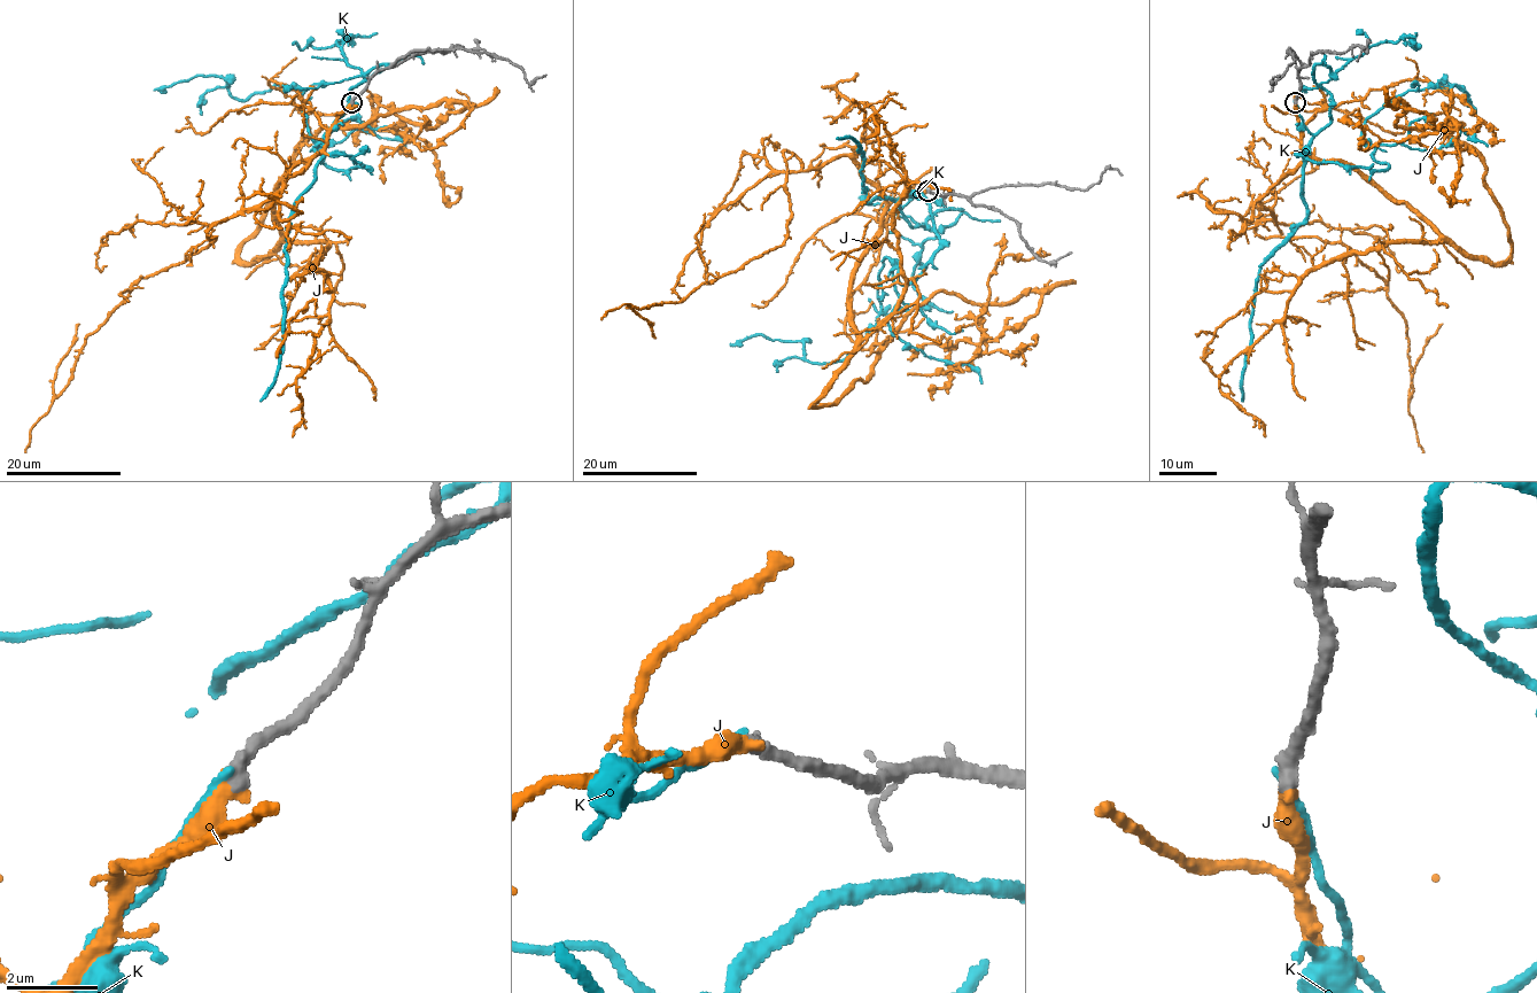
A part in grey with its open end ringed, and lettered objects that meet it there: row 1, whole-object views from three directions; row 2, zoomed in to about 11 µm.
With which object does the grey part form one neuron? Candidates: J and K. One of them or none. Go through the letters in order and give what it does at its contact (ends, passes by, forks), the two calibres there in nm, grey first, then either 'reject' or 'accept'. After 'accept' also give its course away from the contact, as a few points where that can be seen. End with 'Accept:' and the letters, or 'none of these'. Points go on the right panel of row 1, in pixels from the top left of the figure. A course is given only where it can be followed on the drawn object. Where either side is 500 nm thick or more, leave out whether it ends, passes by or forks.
J: it ends there; 400 nm thick on the grey side, 420 nm on the other; accept; it runs (1295, 102), (1299, 129), (1420, 79), (1449, 131), (1398, 127), (1395, 101), (1456, 127), (1359, 148), (1358, 108)
K: it ends there; 400 nm thick on the grey side, 150 nm on the other; reject
Accept: J

